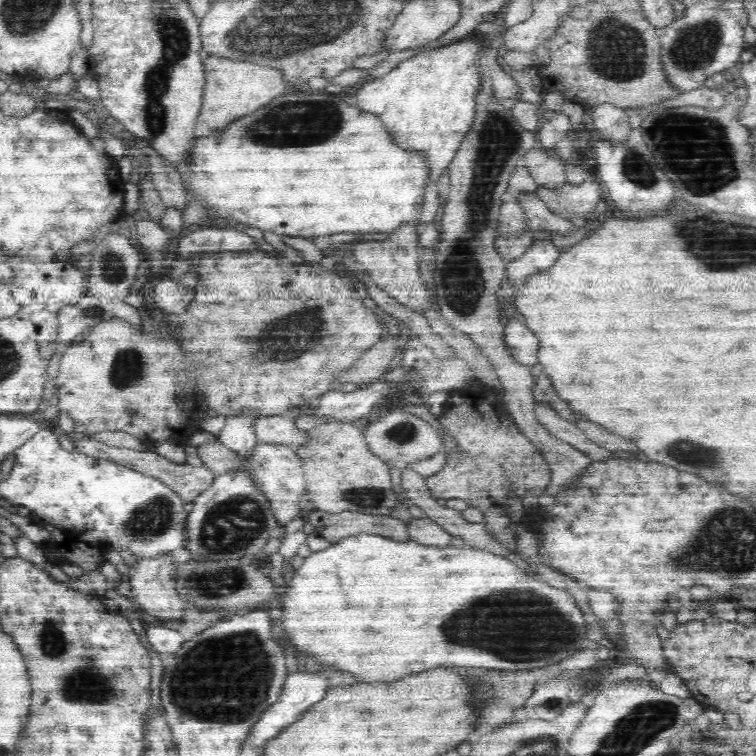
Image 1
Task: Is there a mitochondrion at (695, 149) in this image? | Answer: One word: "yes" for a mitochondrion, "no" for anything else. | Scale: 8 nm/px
yes

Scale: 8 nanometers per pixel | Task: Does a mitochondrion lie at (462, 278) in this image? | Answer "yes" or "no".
yes

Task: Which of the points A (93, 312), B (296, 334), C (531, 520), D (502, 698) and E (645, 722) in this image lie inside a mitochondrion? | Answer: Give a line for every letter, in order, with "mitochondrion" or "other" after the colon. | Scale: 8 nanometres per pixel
A: mitochondrion
B: mitochondrion
C: other
D: mitochondrion
E: mitochondrion

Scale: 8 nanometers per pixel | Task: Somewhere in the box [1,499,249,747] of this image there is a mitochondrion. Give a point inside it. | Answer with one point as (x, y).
(87, 683)

